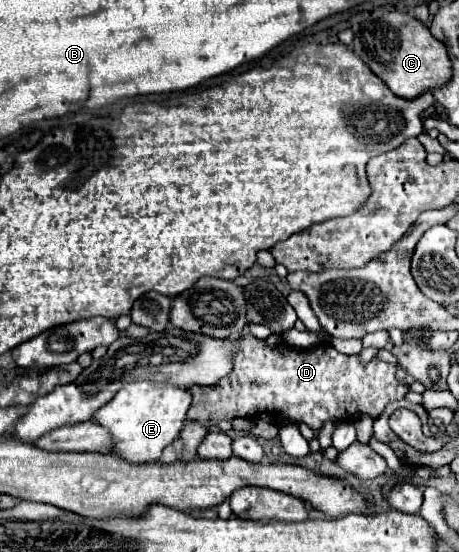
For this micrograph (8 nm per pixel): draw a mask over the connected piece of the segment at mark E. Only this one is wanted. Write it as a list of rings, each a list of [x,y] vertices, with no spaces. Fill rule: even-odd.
[[[133,381],[95,411],[95,423],[105,427],[111,435],[111,451],[129,463],[153,463],[159,461],[163,449],[173,443],[185,425],[185,415],[191,405],[191,393],[165,383]]]

